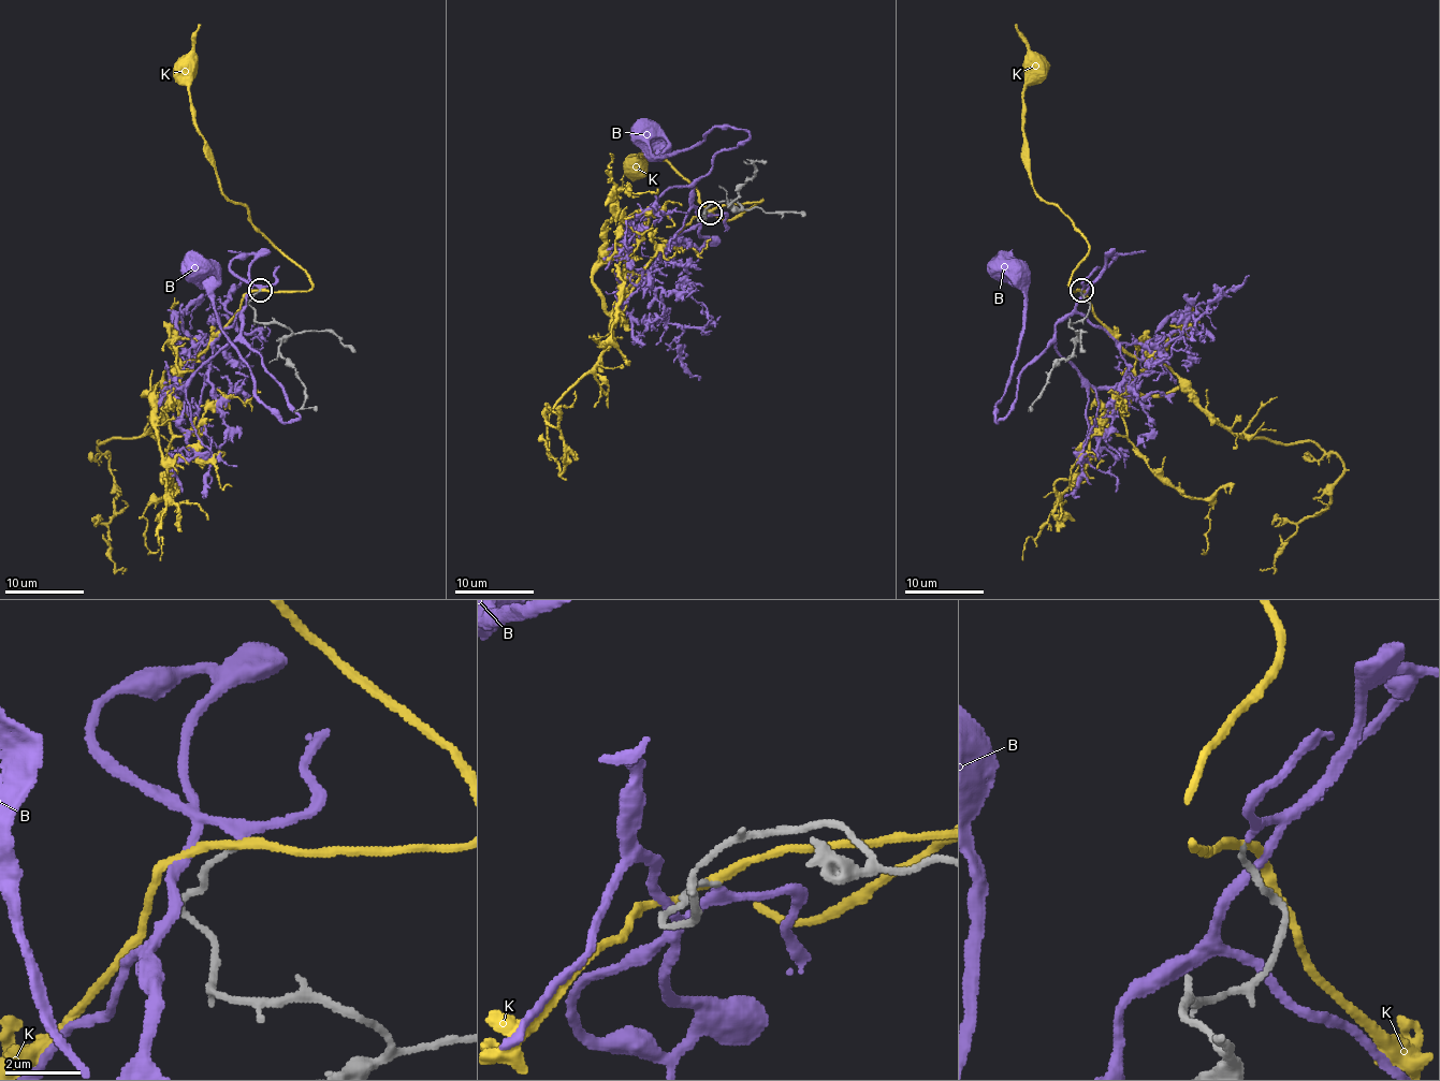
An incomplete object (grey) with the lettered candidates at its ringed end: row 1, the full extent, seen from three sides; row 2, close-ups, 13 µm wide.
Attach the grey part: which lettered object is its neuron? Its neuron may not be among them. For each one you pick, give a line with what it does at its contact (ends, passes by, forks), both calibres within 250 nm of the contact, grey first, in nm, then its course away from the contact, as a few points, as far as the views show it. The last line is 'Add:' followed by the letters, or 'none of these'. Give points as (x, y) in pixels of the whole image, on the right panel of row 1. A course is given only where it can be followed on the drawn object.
B: it passes by | 140/240 nm | via (1082, 290), (998, 422), (1026, 308), (1015, 266), (1007, 259), (1002, 266)
Add: B

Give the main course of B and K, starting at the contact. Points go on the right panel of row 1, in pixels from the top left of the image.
B: (1082, 290), (998, 422), (1026, 308), (1015, 266), (1007, 259), (1002, 266)
K: (1080, 290), (1071, 290), (1068, 280), (1089, 240), (1033, 188), (1023, 120), (1026, 79), (1037, 71)

